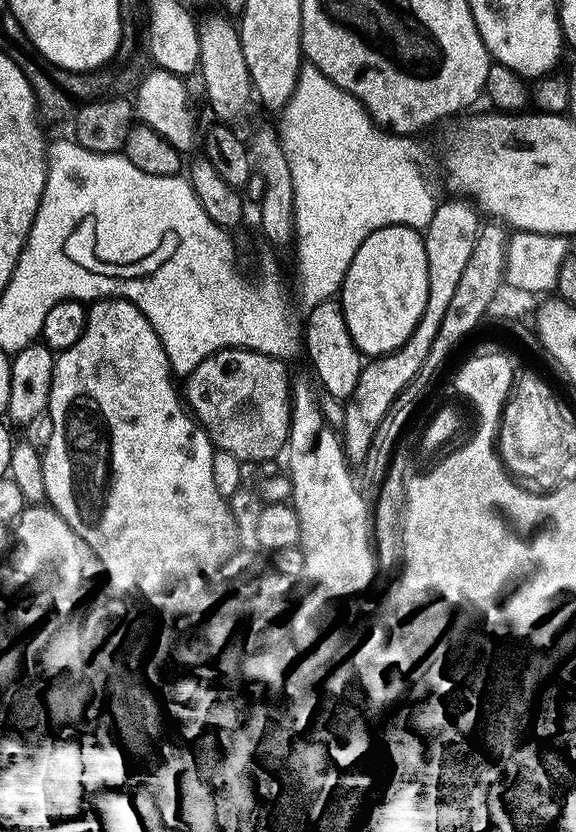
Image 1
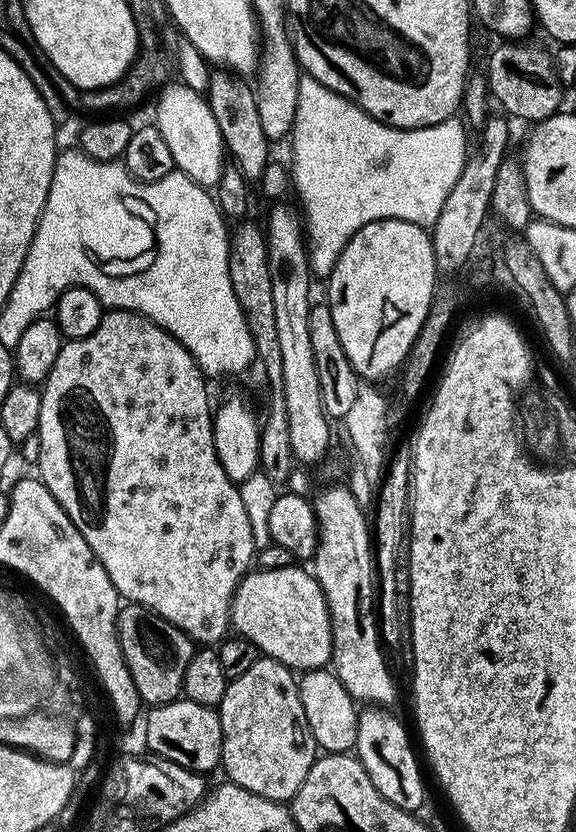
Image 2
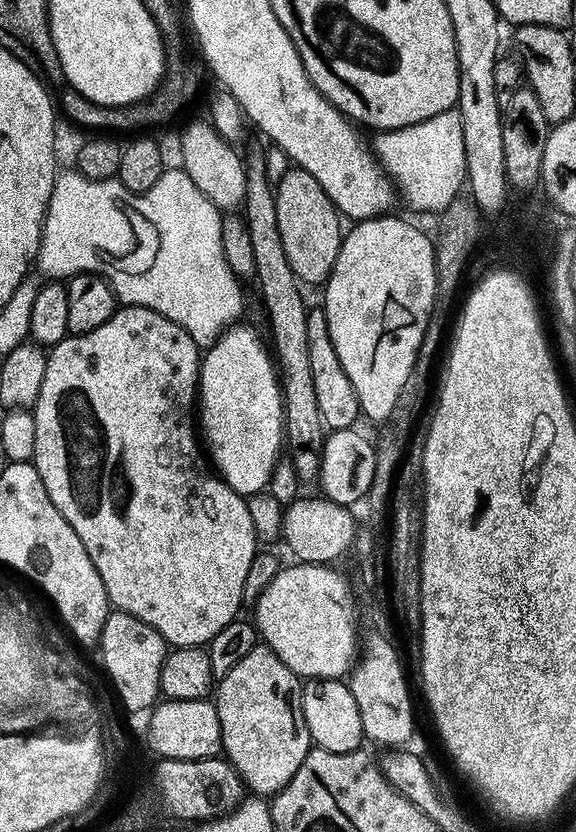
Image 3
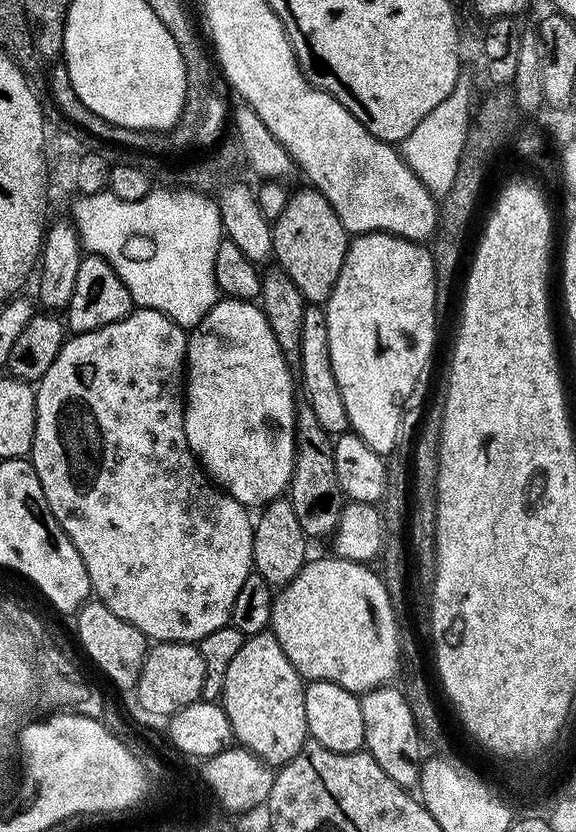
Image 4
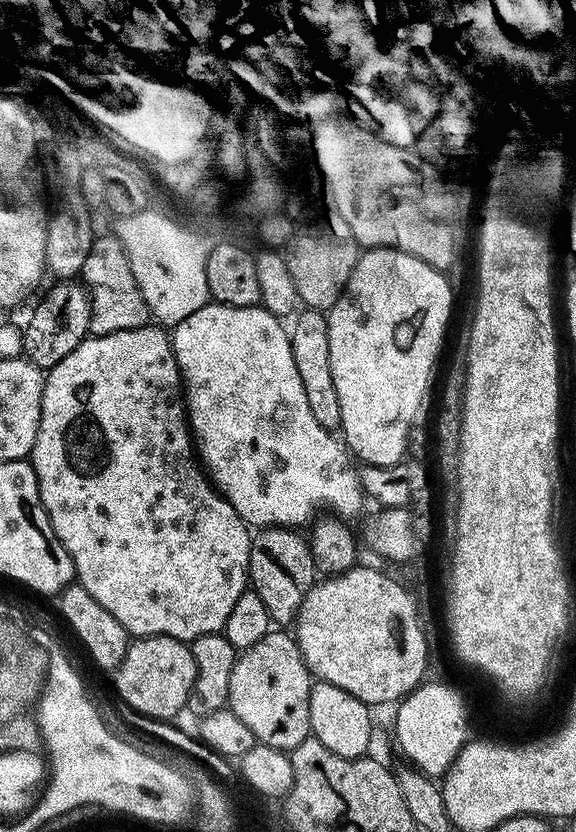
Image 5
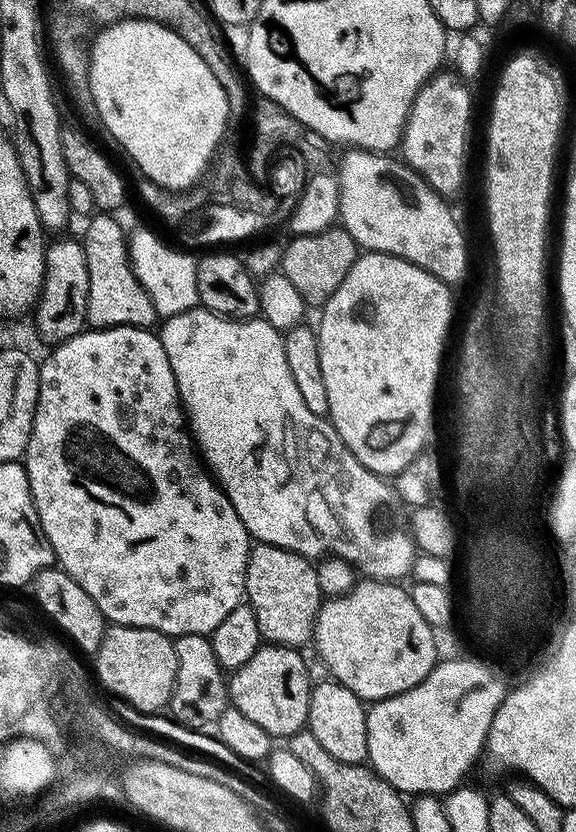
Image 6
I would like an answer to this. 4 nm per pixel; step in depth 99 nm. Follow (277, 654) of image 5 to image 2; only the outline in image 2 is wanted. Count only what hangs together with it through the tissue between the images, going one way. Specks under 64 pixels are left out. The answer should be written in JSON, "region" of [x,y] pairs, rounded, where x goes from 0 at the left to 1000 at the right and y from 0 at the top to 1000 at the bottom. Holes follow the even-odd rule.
{"region":[[[453,788],[424,804],[420,811],[405,814],[387,832],[377,856],[385,868],[387,906],[384,924],[401,941],[420,945],[464,962],[479,965],[503,964],[523,948],[538,928],[538,921],[552,911],[549,888],[538,881],[524,850],[519,819],[512,809],[479,792]]]}

